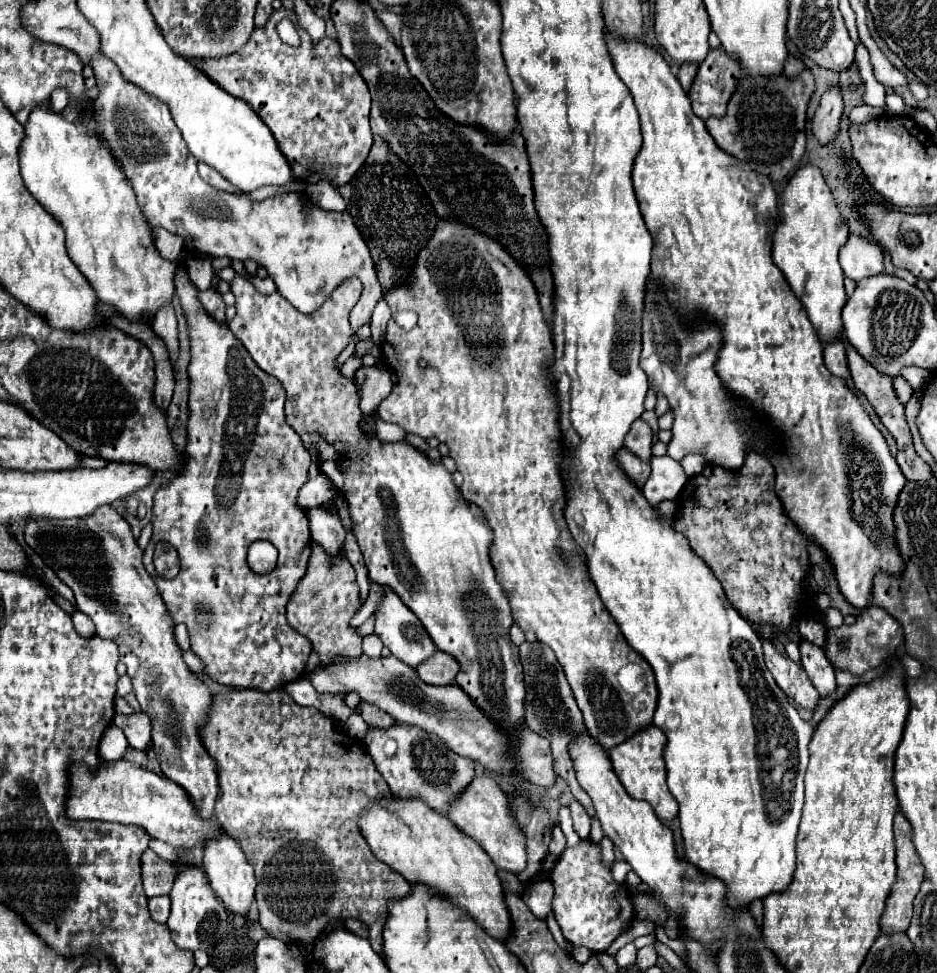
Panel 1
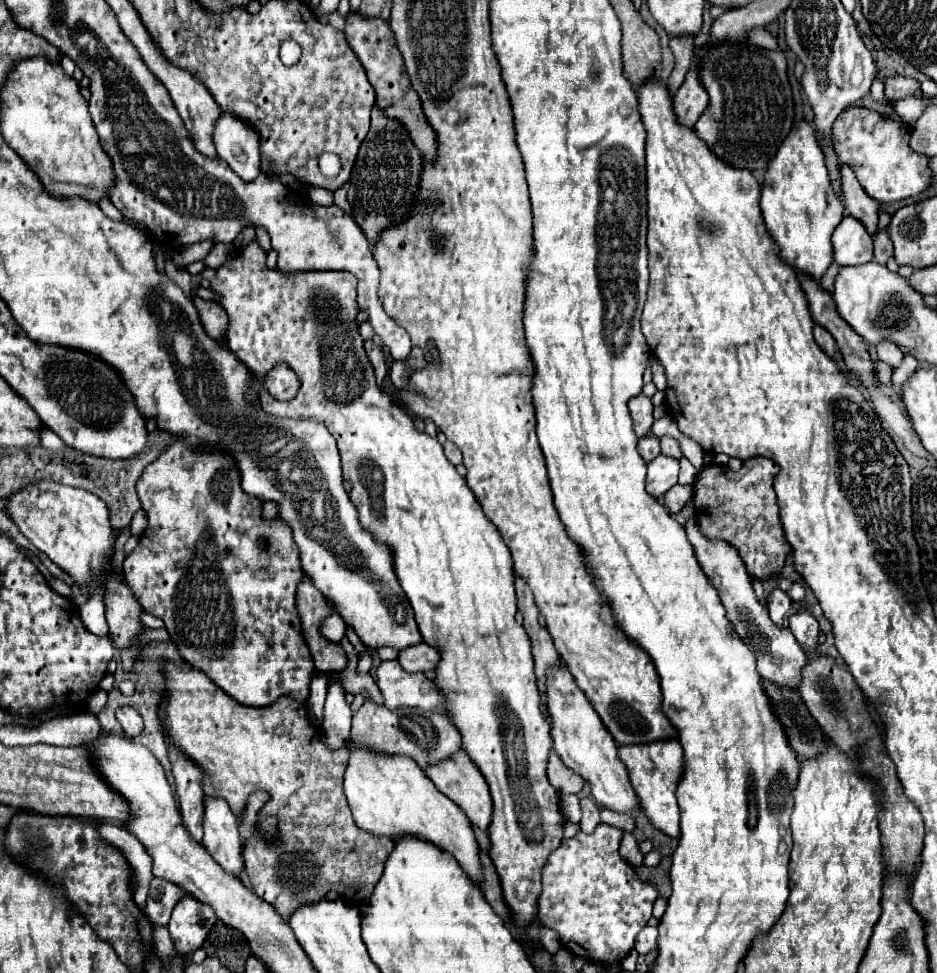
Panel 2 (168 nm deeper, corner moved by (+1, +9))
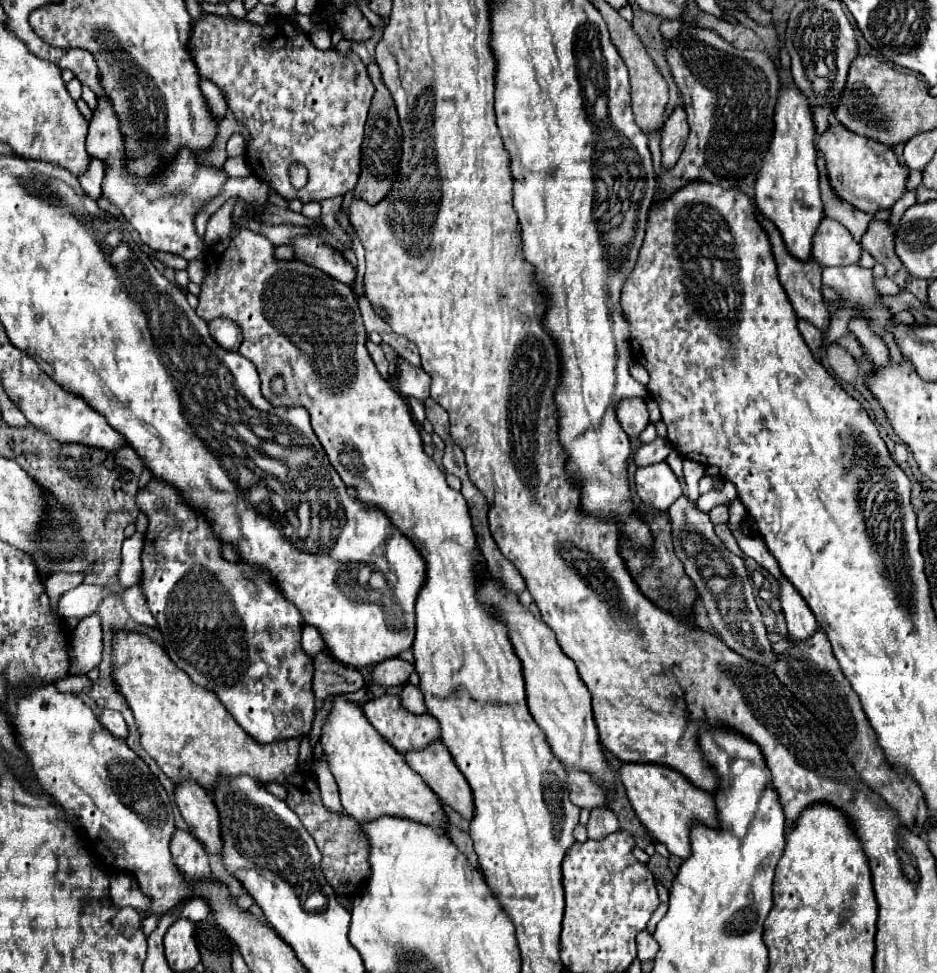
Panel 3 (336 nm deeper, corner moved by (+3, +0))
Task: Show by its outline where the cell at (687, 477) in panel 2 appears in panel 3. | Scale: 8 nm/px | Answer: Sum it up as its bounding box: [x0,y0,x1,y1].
[665,450,684,481]

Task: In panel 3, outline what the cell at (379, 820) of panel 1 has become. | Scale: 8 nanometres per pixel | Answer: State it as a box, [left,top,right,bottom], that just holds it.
[320,697,446,827]

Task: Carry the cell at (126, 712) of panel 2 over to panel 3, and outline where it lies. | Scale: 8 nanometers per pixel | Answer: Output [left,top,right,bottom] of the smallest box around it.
[102,711,128,739]

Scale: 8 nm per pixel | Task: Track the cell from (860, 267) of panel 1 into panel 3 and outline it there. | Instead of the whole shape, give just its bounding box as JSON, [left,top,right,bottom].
[812,217,860,267]

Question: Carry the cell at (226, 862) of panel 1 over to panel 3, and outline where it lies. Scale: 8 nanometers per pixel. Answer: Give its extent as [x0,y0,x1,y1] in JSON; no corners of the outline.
[174,779,222,855]

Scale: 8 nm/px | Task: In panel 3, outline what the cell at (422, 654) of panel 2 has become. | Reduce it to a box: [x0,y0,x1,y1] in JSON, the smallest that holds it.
[370,657,414,687]

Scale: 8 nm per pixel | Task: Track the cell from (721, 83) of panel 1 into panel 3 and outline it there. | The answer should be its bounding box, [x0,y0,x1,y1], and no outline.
[660,107,688,169]

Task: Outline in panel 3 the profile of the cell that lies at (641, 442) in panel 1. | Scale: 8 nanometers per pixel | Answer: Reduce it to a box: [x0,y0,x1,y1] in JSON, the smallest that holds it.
[616,399,648,437]

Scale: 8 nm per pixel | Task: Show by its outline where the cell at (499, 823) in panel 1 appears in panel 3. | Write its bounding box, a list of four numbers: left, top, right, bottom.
[406,741,472,819]

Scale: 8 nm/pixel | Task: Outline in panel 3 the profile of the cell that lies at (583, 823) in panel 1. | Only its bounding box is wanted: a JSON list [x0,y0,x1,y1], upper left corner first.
[586,809,618,839]

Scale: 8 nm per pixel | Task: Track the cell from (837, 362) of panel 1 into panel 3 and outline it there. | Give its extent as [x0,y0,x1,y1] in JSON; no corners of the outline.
[798,319,822,353]

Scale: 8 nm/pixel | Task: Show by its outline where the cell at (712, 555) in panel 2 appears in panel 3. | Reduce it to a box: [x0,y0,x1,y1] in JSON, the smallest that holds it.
[668,497,776,665]

